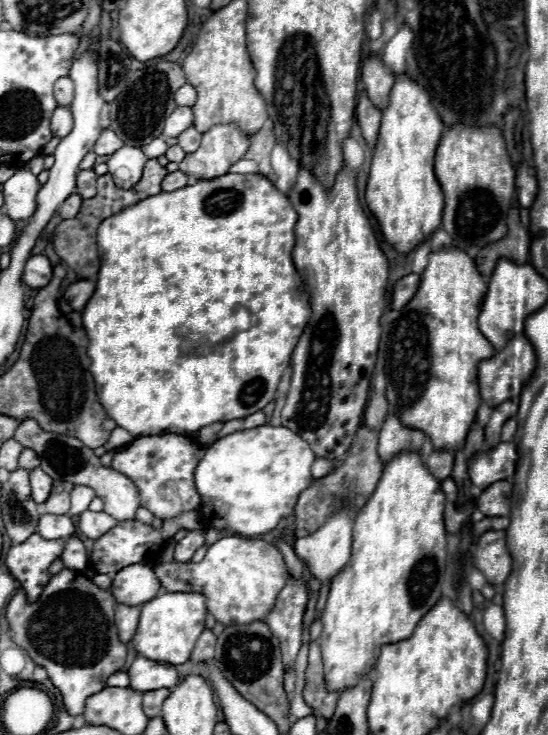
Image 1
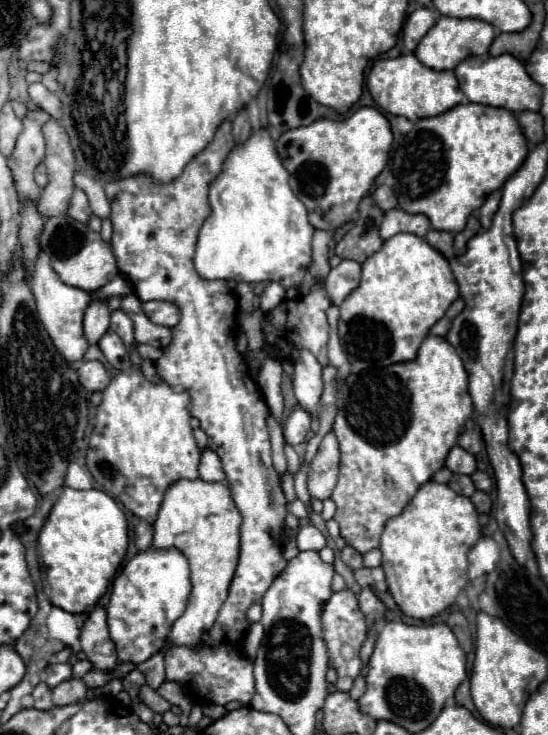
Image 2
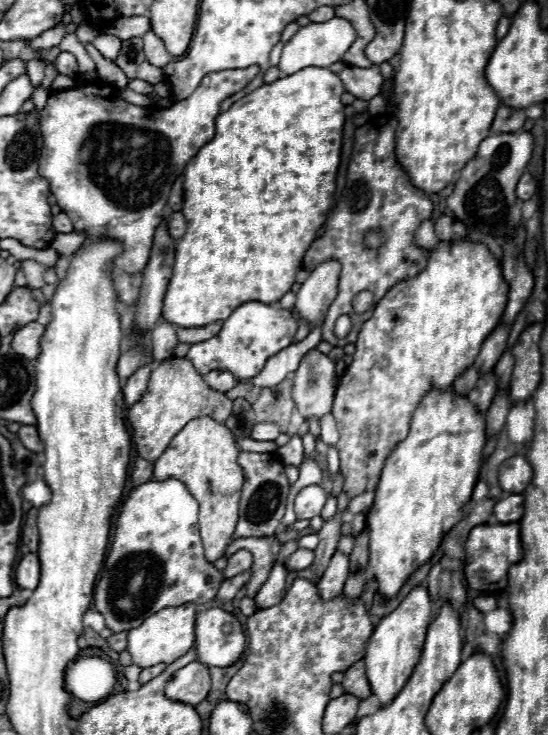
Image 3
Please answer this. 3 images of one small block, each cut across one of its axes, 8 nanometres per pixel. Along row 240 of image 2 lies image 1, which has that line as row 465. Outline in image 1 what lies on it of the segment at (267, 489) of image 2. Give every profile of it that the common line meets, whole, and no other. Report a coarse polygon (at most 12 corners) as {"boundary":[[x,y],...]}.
{"boundary":[[142,436],[112,468],[140,504],[168,520],[200,506],[194,468],[204,446],[190,436]]}

